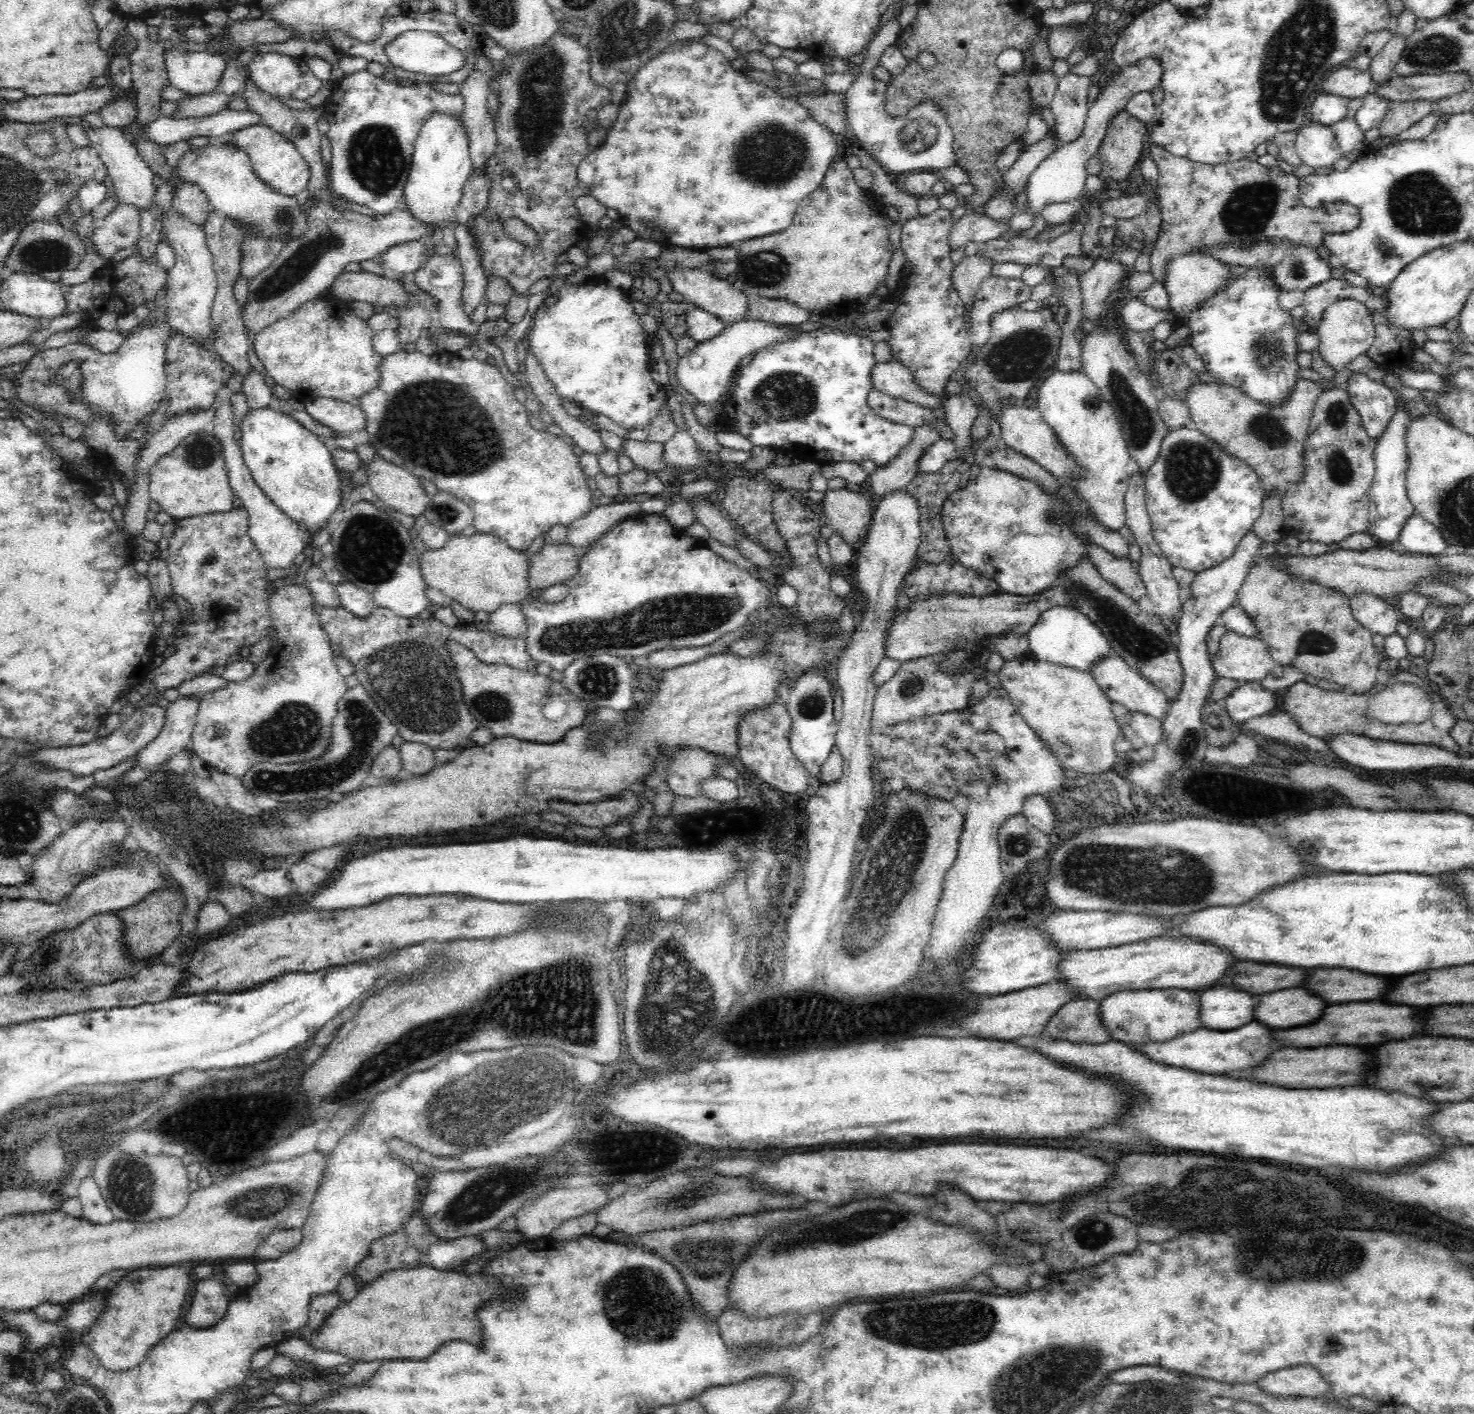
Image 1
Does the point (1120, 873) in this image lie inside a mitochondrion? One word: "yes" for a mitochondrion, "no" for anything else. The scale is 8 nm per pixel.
yes

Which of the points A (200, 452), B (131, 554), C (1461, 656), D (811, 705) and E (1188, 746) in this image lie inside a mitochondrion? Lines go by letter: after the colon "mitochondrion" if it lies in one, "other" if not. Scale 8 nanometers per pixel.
A: mitochondrion
B: other
C: mitochondrion
D: mitochondrion
E: mitochondrion

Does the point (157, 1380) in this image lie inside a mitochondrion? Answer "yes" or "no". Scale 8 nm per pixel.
no

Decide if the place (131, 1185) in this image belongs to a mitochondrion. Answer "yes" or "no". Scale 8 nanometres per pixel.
yes

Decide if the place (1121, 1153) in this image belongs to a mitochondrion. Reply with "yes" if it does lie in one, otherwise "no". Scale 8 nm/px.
no

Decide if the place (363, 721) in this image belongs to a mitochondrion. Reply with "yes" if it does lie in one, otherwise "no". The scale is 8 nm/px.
yes

